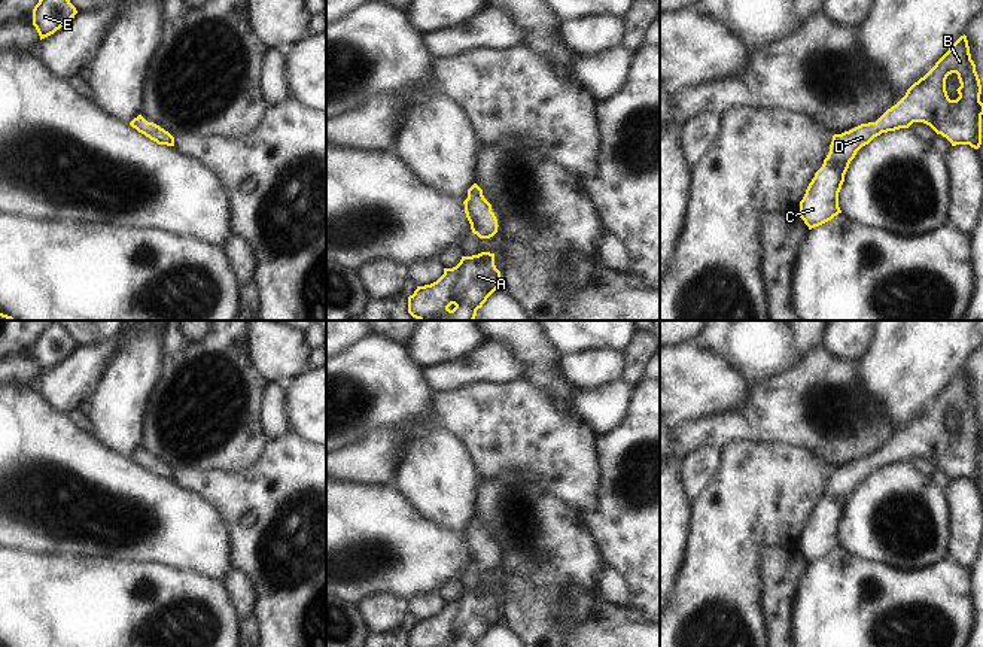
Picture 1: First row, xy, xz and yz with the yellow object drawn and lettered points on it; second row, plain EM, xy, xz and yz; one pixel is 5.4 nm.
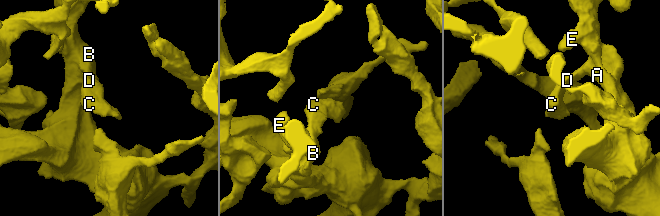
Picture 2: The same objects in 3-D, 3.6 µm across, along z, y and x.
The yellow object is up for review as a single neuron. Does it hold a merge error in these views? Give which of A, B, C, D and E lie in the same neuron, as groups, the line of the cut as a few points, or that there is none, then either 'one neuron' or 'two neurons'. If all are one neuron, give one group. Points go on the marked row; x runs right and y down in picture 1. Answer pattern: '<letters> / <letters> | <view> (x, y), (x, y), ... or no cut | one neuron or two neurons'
A B C D E | no cut | one neuron

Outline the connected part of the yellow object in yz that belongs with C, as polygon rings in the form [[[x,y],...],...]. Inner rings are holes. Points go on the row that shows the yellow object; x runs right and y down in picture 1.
[[[964,34],[876,122],[861,124],[833,136],[830,152],[800,201],[800,218],[812,230],[842,213],[839,192],[849,164],[862,146],[882,133],[909,128],[913,122],[923,122],[946,137],[952,146],[970,145],[979,149],[983,115],[980,94],[980,79]],[[952,73],[958,75],[961,83],[956,89],[959,94],[956,100],[950,100],[946,91],[946,79]]]

